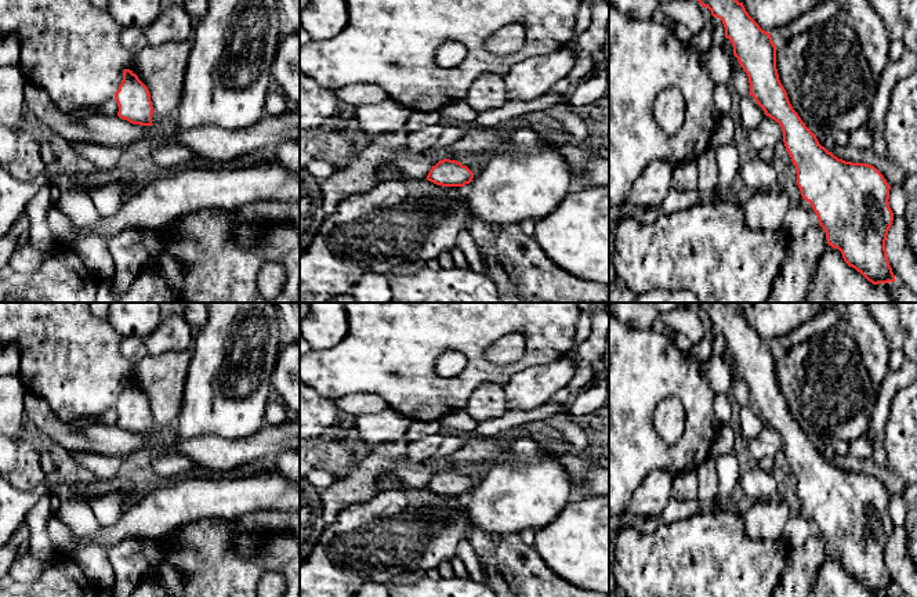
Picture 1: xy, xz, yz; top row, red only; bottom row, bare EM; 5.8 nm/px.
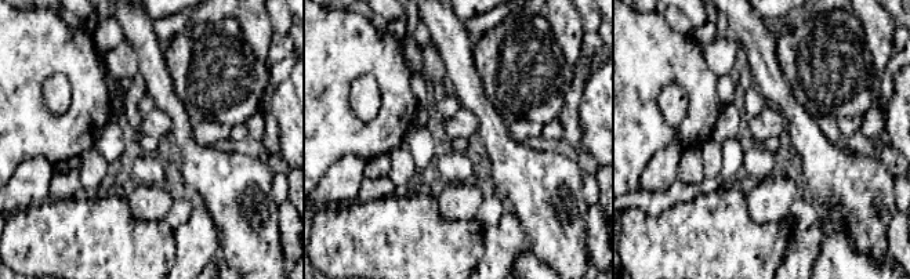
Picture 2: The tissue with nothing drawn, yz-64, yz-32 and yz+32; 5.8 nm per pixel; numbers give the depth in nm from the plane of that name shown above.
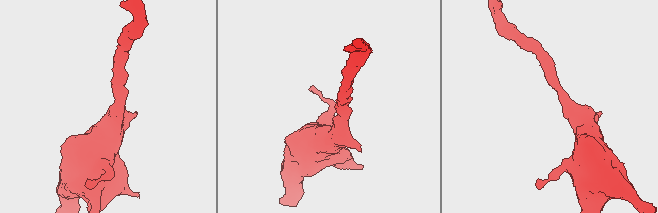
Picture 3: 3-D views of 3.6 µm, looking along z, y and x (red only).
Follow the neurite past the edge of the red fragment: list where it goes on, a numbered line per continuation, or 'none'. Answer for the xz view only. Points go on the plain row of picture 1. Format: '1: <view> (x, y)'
none

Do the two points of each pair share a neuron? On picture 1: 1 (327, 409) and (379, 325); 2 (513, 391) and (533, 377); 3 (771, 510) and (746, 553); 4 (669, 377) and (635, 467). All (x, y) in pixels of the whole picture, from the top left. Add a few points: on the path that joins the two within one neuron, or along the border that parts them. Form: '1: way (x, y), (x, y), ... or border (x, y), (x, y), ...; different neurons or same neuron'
1: border (314, 389), (332, 400); different neurons
2: way (518, 391), (528, 383); same neuron
3: border (740, 516), (743, 532), (750, 539), (782, 539); different neurons
4: way (647, 400), (637, 409), (637, 445); same neuron

